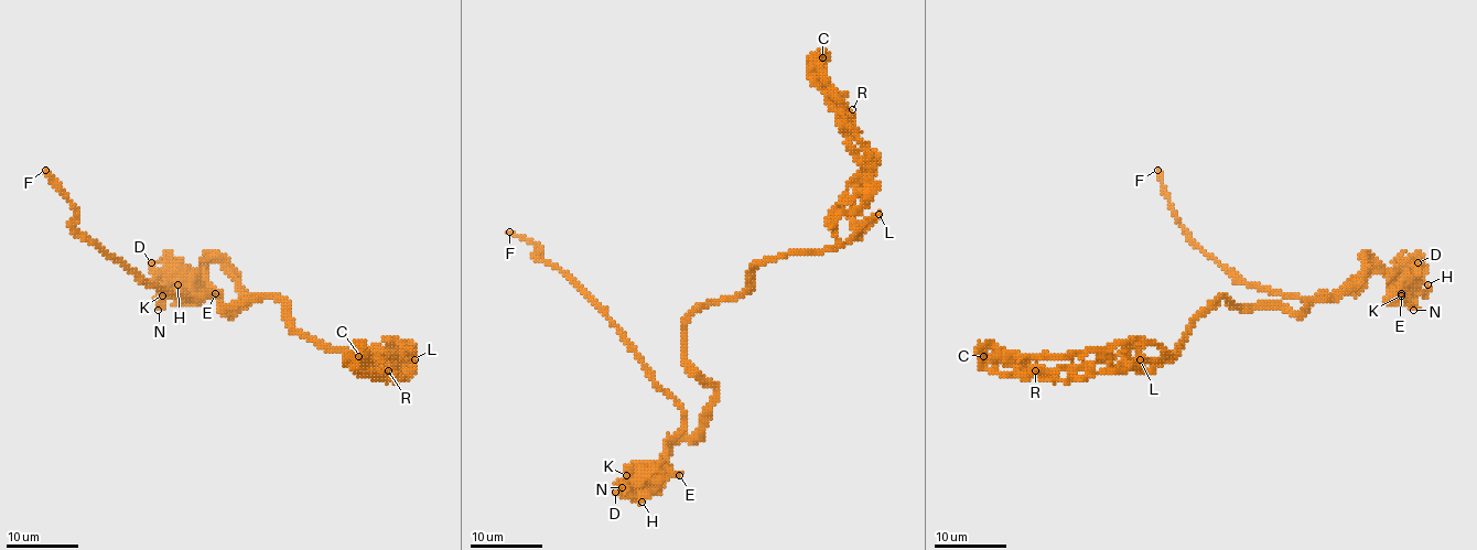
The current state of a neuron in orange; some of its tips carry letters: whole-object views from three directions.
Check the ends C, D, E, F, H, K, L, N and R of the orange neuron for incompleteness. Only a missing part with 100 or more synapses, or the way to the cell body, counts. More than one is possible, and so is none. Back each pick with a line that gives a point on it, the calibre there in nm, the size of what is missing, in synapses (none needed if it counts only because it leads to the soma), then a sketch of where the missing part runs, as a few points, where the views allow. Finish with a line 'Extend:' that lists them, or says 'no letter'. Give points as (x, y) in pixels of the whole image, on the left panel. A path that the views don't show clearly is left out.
F: (45, 170) | 320 nm
Extend: F

